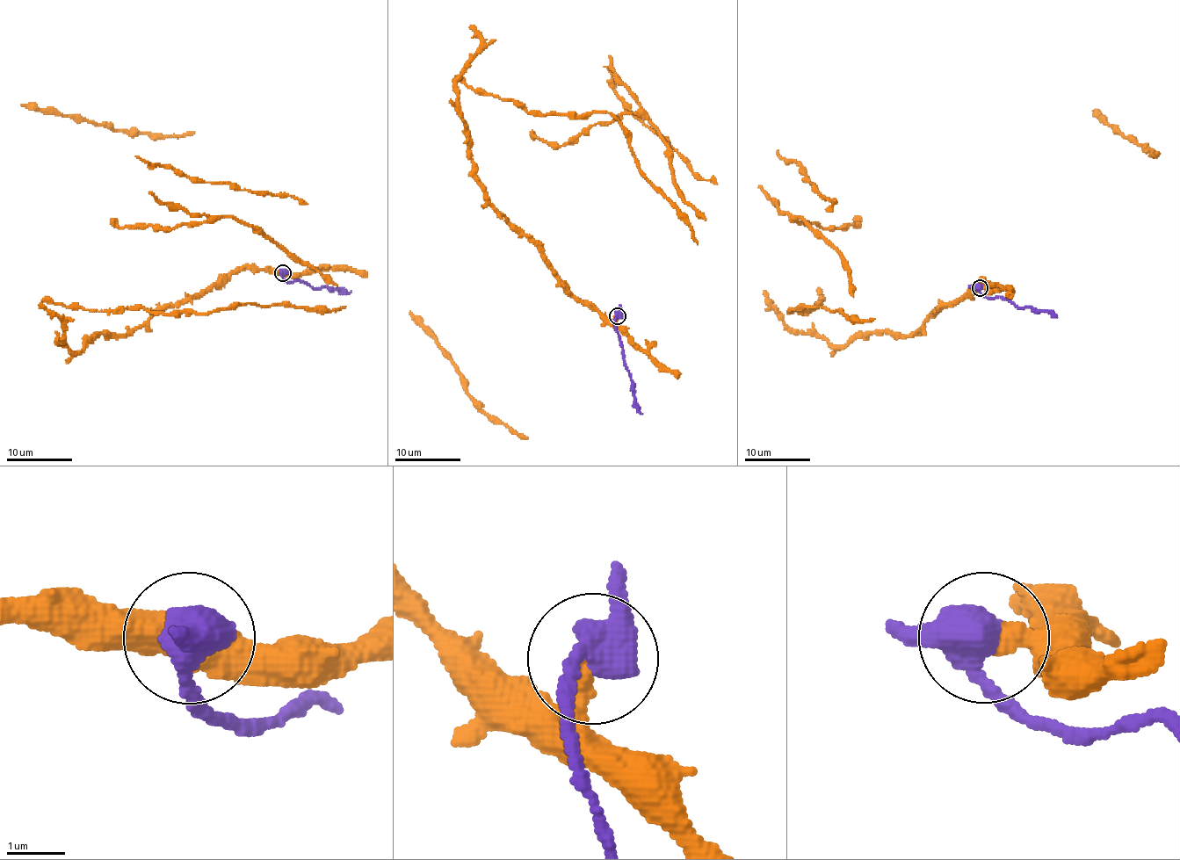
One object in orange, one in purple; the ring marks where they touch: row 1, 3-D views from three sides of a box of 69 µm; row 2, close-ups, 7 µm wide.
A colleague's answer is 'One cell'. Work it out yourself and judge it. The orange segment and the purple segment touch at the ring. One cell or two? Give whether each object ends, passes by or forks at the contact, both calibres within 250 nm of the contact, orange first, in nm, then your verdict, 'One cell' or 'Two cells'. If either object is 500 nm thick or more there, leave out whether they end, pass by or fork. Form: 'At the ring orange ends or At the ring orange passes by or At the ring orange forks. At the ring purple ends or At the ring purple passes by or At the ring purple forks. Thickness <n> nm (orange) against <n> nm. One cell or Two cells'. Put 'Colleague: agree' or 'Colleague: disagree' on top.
Colleague: disagree
Thickness 400 nm (orange) against 550 nm. Two cells

